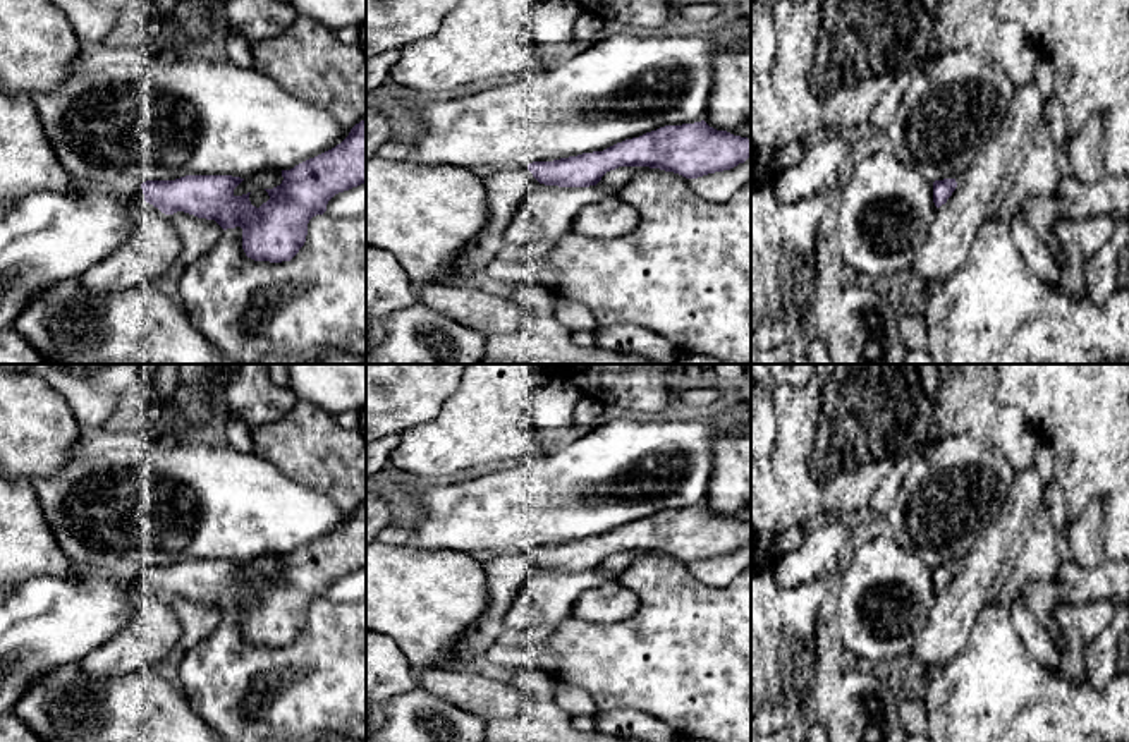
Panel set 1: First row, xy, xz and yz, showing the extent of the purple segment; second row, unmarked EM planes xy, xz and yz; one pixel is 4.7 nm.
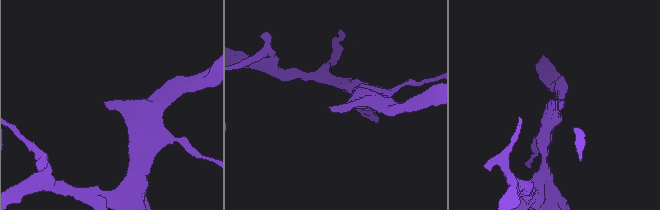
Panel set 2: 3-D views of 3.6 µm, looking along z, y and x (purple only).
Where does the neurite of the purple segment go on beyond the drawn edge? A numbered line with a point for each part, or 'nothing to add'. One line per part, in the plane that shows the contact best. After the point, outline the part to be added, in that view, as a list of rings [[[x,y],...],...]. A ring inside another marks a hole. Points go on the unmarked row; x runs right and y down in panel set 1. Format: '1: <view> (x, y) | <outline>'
1: xy (134, 577) | [[[127,570],[125,574],[125,581],[134,584],[134,586],[144,586],[144,579],[143,579],[143,574],[141,570]]]

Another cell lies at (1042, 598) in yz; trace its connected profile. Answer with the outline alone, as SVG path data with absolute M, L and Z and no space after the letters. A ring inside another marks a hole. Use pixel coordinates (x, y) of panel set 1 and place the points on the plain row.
M1028 579L1021 589L1021 599L1034 620L1050 634L1059 653L1064 648L1064 637L1055 618L1055 610L1062 606L1057 582L1043 579Z

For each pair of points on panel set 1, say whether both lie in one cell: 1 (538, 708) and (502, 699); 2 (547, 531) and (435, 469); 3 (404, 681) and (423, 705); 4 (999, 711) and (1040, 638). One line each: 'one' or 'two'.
1: two
2: two
3: two
4: two

